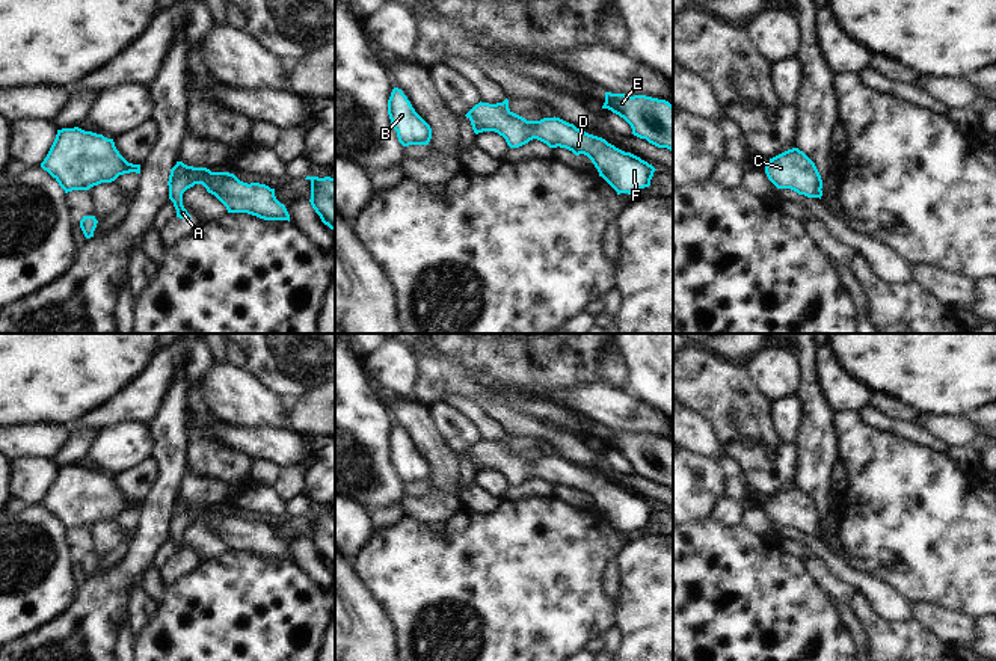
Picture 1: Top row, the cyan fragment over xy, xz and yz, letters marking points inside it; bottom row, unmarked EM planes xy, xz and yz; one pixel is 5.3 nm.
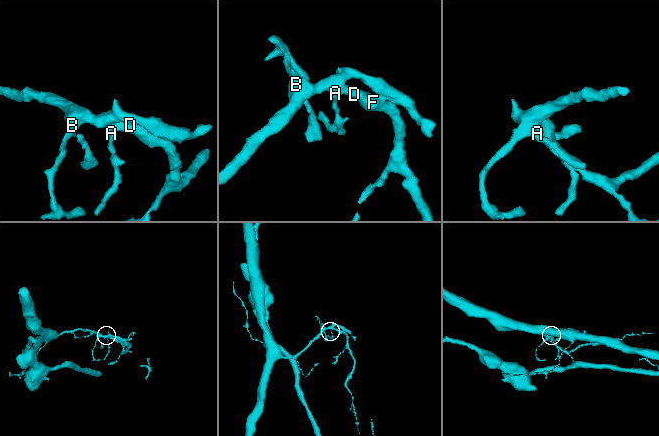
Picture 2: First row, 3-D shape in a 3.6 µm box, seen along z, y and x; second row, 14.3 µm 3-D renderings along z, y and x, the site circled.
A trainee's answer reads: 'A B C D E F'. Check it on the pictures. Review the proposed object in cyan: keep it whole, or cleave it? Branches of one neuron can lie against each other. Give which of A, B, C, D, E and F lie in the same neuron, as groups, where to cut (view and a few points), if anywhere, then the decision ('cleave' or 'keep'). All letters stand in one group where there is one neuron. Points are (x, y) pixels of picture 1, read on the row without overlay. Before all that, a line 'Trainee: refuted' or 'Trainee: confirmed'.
Trainee: confirmed
groups A B C D E F; cut none; keep

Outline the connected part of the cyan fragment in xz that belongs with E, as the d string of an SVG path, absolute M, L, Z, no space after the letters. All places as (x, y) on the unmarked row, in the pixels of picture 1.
M605 430L602 447L623 456L634 474L673 489L673 444L669 439L646 433Z

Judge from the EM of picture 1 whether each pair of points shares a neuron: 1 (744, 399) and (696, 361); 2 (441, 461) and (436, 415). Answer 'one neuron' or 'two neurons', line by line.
1: one neuron
2: two neurons

